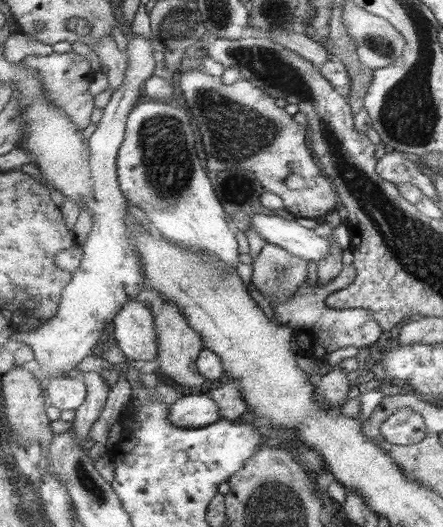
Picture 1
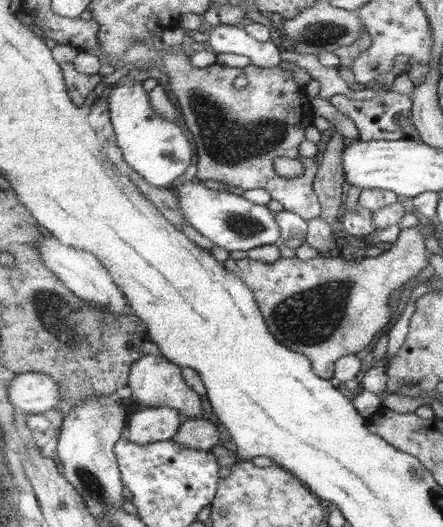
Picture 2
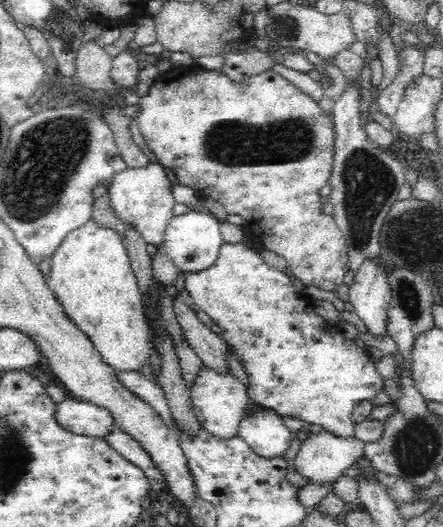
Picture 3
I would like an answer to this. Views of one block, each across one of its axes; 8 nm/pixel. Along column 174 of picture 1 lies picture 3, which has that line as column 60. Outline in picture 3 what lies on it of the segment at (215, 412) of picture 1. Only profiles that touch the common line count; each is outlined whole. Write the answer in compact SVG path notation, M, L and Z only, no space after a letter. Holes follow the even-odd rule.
M68 398L64 404L58 404L58 420L70 432L96 440L106 440L114 430L118 430L118 424L108 408L76 398Z

